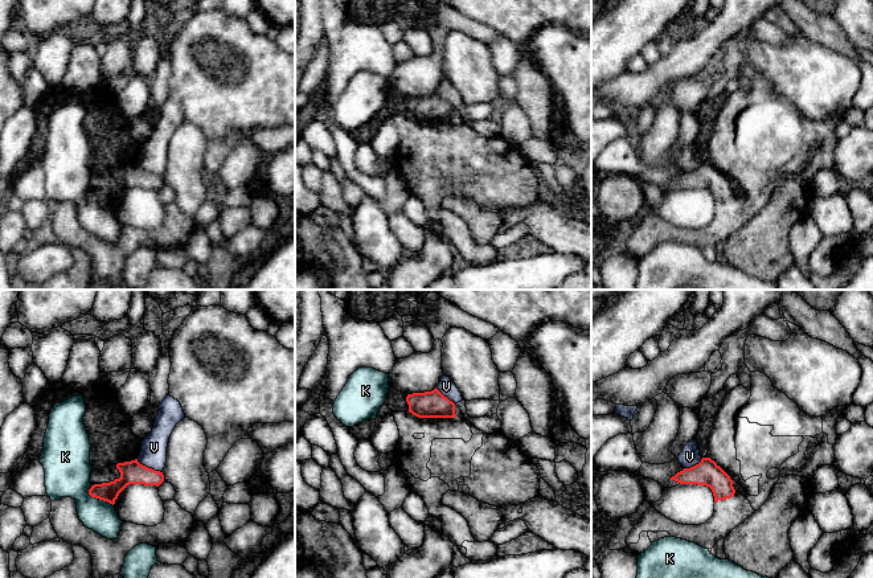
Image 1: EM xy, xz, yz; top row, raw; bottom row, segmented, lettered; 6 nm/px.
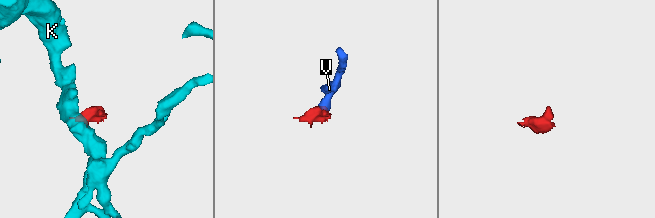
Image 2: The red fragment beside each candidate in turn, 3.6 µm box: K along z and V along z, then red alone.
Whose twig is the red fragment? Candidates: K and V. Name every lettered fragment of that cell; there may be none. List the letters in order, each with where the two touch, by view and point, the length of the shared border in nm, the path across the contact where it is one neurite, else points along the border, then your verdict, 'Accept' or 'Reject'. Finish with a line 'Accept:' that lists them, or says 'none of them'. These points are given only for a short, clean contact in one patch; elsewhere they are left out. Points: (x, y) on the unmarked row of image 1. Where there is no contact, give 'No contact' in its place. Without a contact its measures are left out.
K: Touches red at xy (97, 201). Shared border 190 nm. Boundary: xy (90, 189), (89, 197), (91, 200), (106, 204), (113, 209). Reject
V: Touches red at xy (150, 172). Shared border 180 nm. Boundary: xy (136, 163), (162, 176). Reject
Accept: none of them

